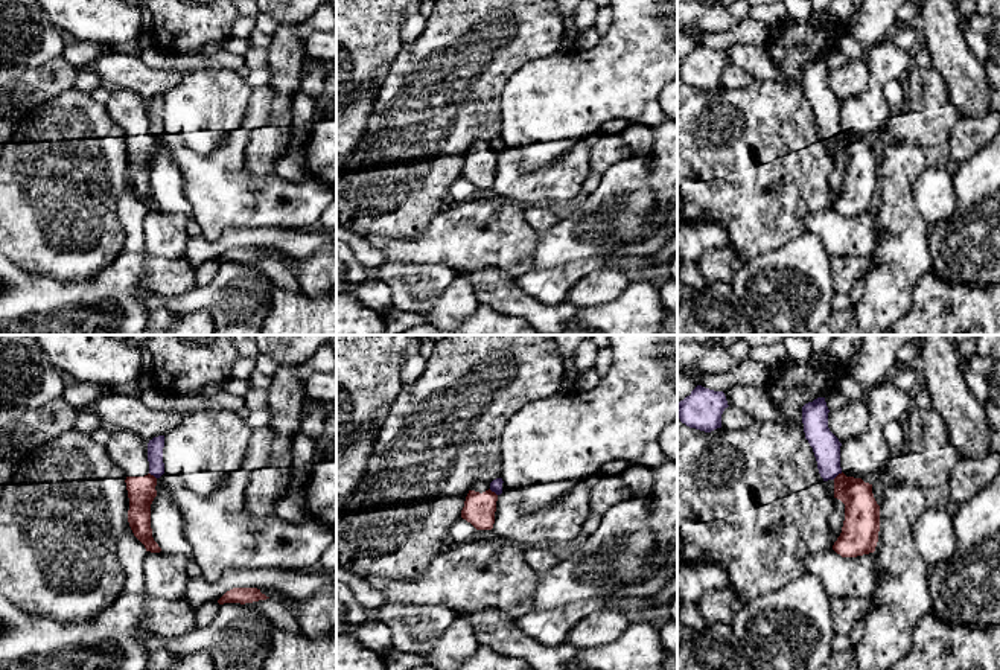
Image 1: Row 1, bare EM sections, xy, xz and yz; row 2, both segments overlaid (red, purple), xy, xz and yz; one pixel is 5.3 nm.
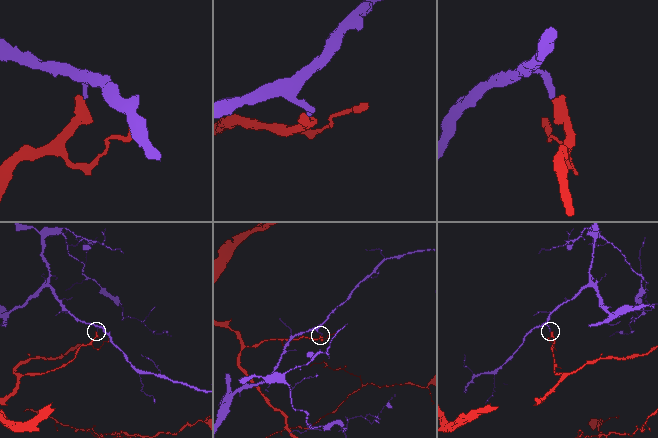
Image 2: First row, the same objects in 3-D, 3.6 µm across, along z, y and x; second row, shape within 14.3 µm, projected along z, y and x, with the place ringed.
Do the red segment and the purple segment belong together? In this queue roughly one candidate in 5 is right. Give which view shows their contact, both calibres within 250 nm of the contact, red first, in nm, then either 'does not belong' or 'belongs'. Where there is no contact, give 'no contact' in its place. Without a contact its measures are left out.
meets red in yz; 190 nm thick on the red side, 150 nm on the other; does not belong

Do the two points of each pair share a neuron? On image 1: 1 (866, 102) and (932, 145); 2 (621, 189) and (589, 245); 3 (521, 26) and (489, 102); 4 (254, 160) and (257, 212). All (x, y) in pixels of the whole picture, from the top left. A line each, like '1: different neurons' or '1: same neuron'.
1: different neurons
2: same neuron
3: same neuron
4: different neurons

